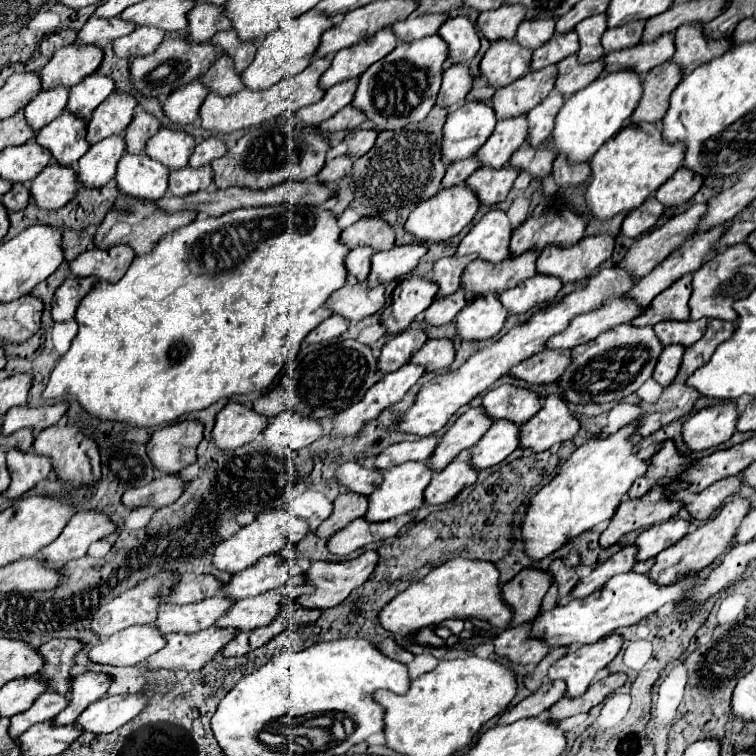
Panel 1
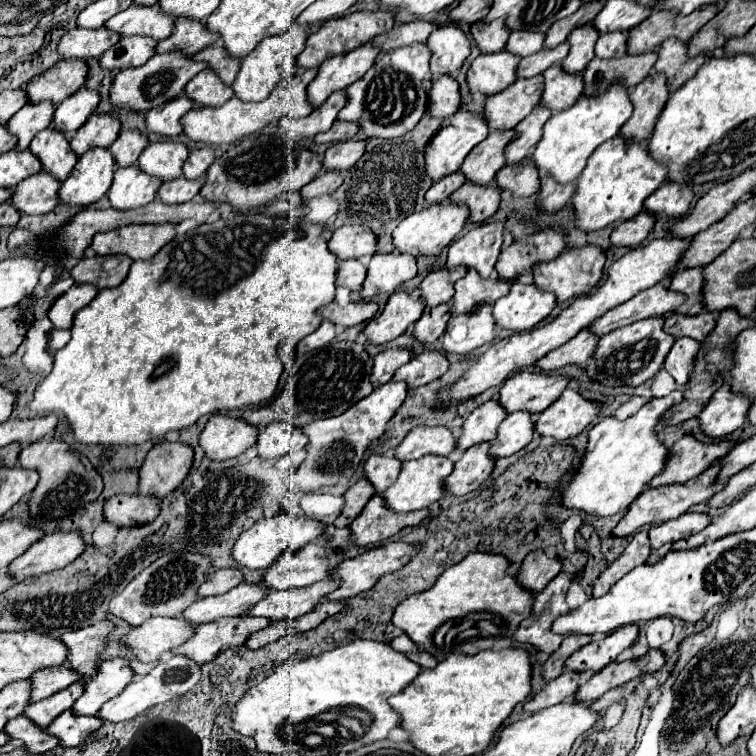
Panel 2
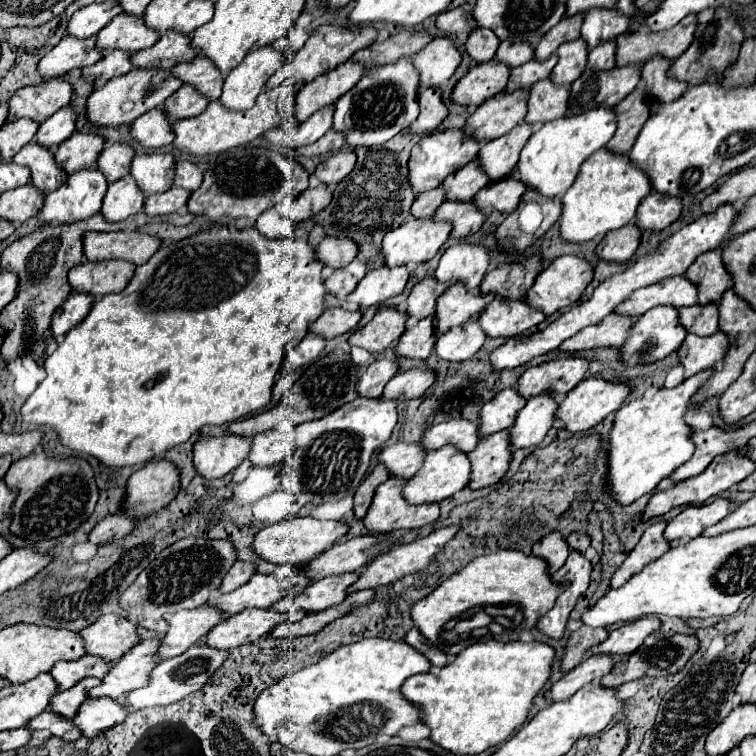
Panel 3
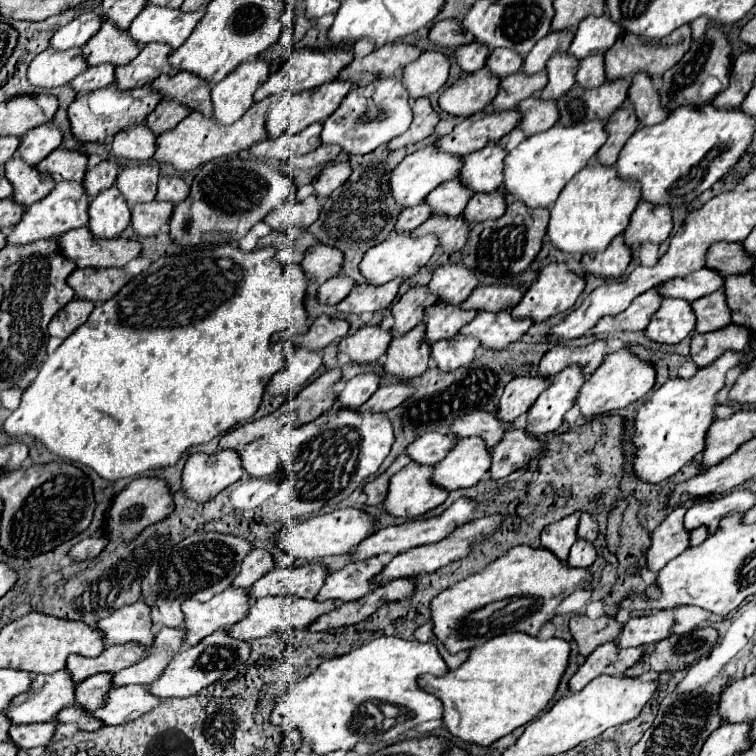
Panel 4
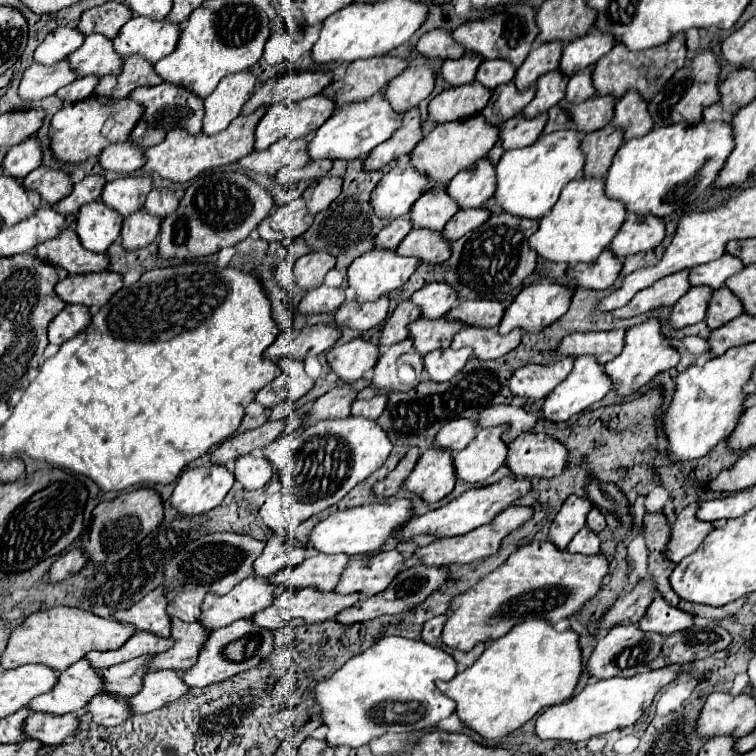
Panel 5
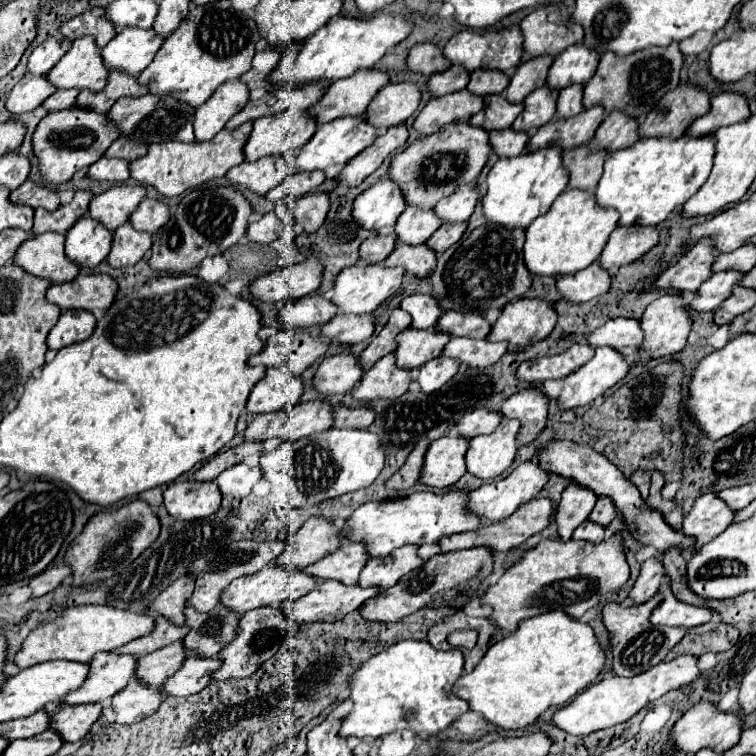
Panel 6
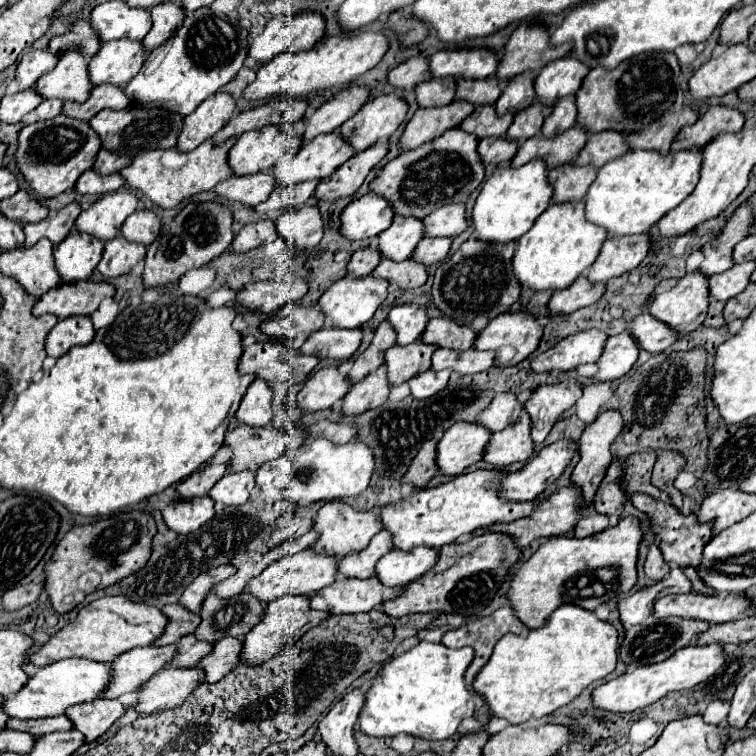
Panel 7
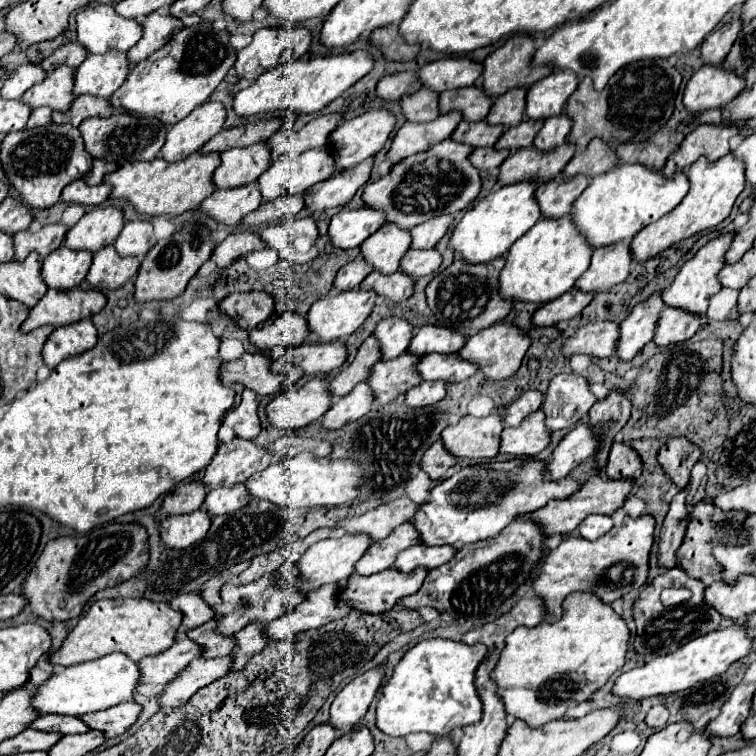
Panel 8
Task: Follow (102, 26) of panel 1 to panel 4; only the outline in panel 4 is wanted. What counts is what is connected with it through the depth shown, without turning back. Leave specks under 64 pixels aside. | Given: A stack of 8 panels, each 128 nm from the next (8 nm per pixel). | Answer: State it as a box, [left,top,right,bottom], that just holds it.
[28,48,88,88]

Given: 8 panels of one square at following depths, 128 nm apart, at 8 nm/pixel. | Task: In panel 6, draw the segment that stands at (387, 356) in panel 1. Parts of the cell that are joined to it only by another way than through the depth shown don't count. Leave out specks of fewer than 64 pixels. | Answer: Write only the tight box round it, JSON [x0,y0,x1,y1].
[246,400,334,440]

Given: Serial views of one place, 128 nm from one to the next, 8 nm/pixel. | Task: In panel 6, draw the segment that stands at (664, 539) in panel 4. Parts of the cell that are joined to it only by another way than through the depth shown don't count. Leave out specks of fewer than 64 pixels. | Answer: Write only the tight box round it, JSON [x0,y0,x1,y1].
[682,494,734,550]

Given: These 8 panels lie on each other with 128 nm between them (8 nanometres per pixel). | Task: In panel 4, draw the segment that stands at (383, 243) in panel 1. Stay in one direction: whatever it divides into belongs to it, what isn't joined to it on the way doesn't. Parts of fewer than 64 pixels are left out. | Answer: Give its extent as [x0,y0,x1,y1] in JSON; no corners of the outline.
[302,244,344,278]

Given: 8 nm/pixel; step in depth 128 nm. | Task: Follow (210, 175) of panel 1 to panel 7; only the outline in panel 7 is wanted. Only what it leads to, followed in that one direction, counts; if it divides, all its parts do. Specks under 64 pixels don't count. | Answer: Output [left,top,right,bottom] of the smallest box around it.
[98,234,146,278]

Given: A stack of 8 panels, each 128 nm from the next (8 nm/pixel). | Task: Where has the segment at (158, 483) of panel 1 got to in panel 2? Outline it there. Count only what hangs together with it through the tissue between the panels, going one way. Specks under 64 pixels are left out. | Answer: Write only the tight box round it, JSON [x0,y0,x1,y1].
[104,494,160,526]

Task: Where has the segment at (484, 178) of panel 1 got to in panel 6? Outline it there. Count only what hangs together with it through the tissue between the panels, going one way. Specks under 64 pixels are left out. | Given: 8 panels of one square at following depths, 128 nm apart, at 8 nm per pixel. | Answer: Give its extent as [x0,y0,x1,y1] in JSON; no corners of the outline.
[384,244,436,278]

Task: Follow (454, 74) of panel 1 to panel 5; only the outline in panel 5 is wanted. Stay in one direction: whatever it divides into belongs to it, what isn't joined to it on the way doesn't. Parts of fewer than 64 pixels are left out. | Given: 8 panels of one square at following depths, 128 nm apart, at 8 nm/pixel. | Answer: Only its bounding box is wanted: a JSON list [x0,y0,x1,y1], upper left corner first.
[366,108,422,168]

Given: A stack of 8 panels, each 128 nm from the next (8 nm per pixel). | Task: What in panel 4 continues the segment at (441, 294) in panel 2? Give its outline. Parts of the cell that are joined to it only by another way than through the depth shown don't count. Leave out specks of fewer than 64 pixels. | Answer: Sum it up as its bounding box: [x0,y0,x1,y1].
[392,286,438,334]

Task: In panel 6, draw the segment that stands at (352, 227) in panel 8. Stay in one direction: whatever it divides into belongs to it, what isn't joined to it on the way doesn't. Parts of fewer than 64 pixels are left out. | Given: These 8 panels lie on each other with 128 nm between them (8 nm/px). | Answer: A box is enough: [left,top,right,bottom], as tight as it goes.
[354,178,406,230]

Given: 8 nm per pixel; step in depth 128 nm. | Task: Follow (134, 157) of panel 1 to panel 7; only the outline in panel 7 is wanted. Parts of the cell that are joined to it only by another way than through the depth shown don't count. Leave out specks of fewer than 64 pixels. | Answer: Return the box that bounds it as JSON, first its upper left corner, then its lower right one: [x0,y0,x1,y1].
[56,232,104,282]

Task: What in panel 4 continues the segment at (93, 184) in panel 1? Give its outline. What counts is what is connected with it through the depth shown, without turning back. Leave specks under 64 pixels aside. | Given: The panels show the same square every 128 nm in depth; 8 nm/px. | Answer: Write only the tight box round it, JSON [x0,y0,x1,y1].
[8,180,90,244]

